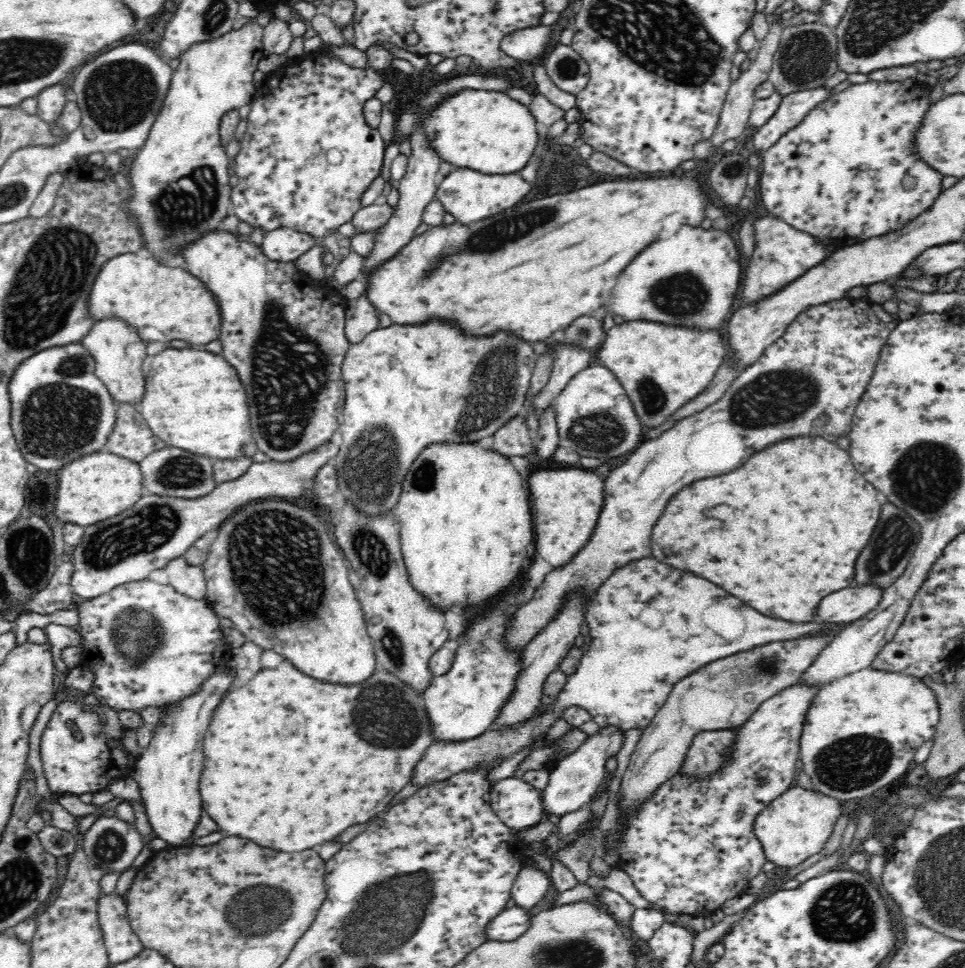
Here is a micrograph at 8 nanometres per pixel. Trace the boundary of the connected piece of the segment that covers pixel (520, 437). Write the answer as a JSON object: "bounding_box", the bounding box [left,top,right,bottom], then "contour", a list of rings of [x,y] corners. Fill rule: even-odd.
{"bounding_box":[492,424,533,456],"contour":[[[506,424],[494,435],[492,448],[504,456],[524,456],[533,448],[529,428],[516,428]]]}

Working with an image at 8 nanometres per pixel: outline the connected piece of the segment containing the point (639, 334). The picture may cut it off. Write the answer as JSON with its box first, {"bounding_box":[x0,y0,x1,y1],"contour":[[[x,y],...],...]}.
{"bounding_box":[597,320,727,431],"contour":[[[625,320],[606,333],[597,356],[626,389],[646,431],[660,426],[672,412],[706,388],[722,366],[727,350],[720,331],[715,328],[696,330],[658,322]]]}

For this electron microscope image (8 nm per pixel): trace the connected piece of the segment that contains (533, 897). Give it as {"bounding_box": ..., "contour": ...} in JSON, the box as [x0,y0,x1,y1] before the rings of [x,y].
{"bounding_box":[511,863,552,909],"contour":[[[524,863],[511,890],[512,900],[522,908],[531,909],[548,894],[550,885],[552,880],[549,873],[542,871],[536,863]]]}

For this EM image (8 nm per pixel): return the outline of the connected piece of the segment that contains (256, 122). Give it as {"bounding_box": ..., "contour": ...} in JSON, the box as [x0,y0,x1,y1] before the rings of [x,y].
{"bounding_box":[231,49,385,238],"contour":[[[329,49],[306,53],[268,76],[250,105],[247,129],[239,142],[235,171],[238,183],[231,188],[236,217],[265,232],[288,228],[321,238],[352,221],[361,209],[360,198],[381,172],[385,148],[382,136],[366,123],[364,104],[383,86],[374,69],[352,68]]]}

